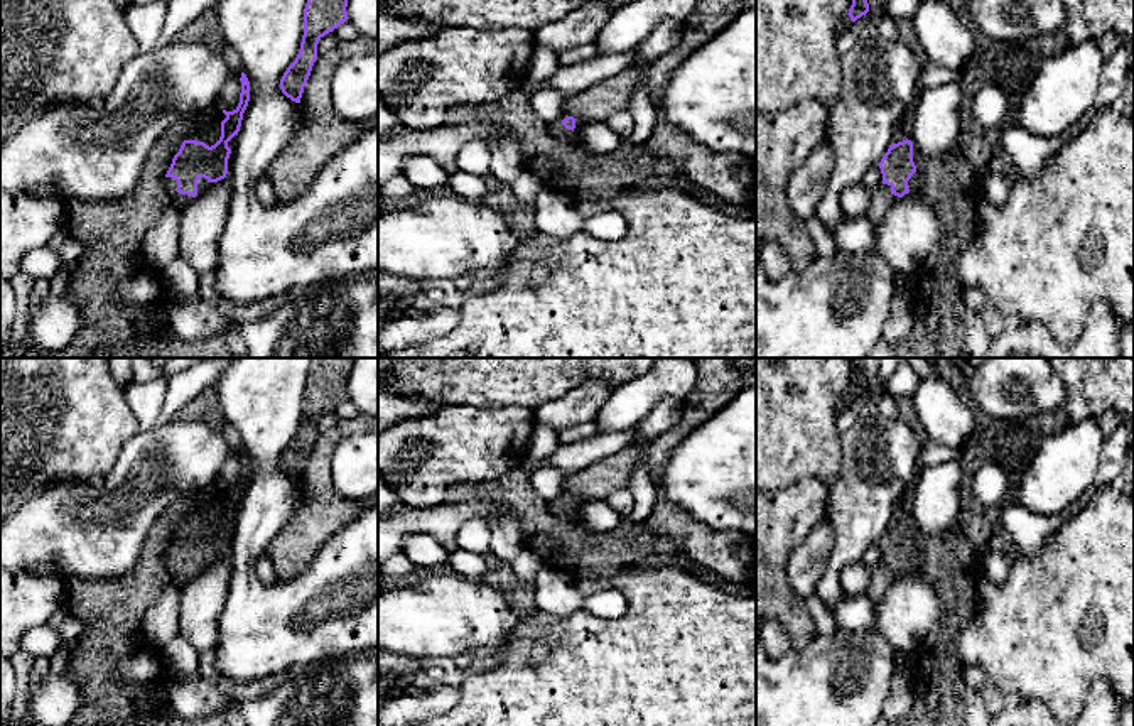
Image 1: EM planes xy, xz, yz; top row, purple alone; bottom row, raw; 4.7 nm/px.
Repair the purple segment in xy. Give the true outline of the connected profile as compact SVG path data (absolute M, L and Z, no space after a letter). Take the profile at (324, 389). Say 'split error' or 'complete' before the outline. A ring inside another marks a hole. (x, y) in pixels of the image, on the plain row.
complete; M312 358L304 387L304 414L295 439L280 458L282 471L300 481L317 437L319 419L348 398L348 378L356 358Z

